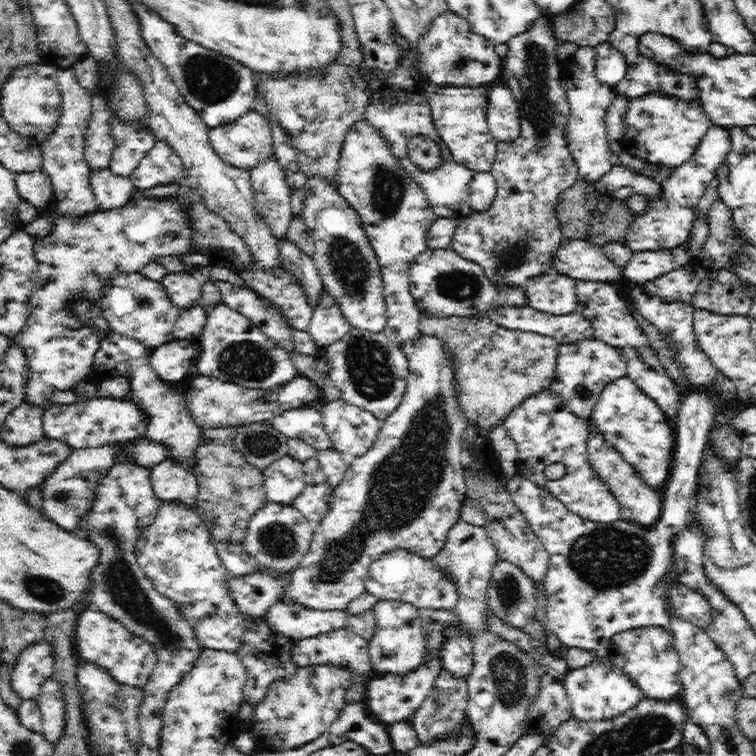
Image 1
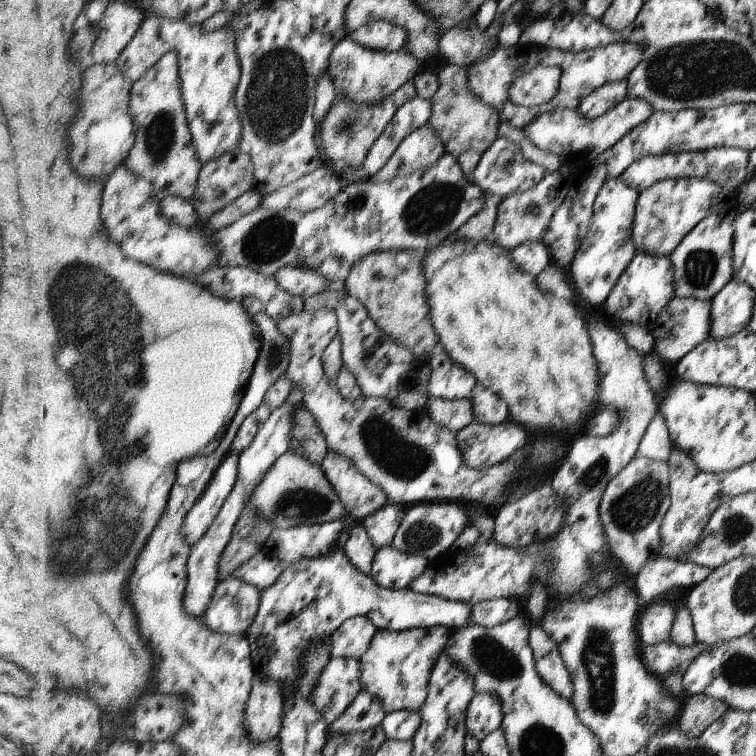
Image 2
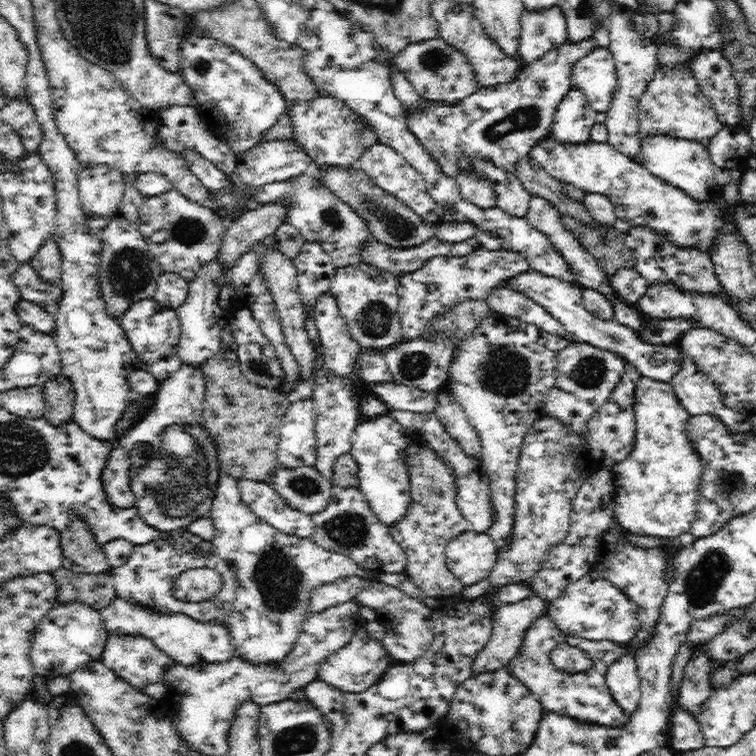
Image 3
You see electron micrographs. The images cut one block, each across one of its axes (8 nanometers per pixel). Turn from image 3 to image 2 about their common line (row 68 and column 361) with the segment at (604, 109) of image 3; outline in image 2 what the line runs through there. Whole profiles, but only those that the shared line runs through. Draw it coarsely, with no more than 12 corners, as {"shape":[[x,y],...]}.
{"shape":[[344,547],[285,566],[247,632],[286,697],[300,650],[350,618],[377,630],[472,624],[466,602],[382,588]]}

